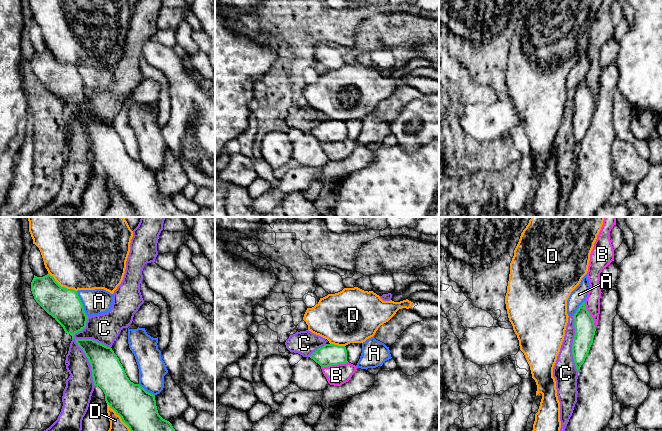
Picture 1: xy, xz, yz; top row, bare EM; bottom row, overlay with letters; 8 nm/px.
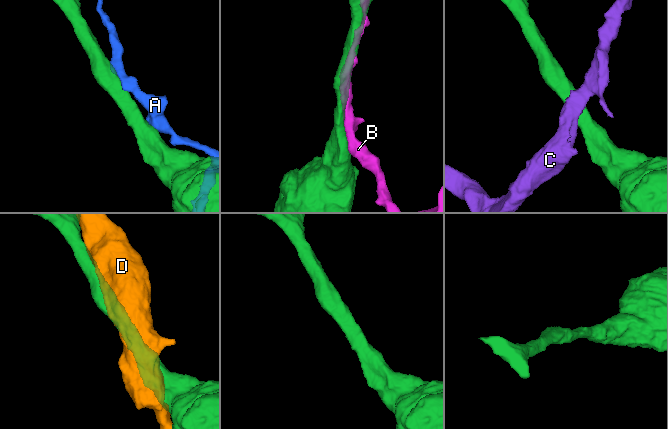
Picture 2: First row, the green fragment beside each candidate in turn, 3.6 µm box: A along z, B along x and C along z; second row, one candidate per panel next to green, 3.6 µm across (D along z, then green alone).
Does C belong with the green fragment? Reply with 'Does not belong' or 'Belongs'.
Does not belong

